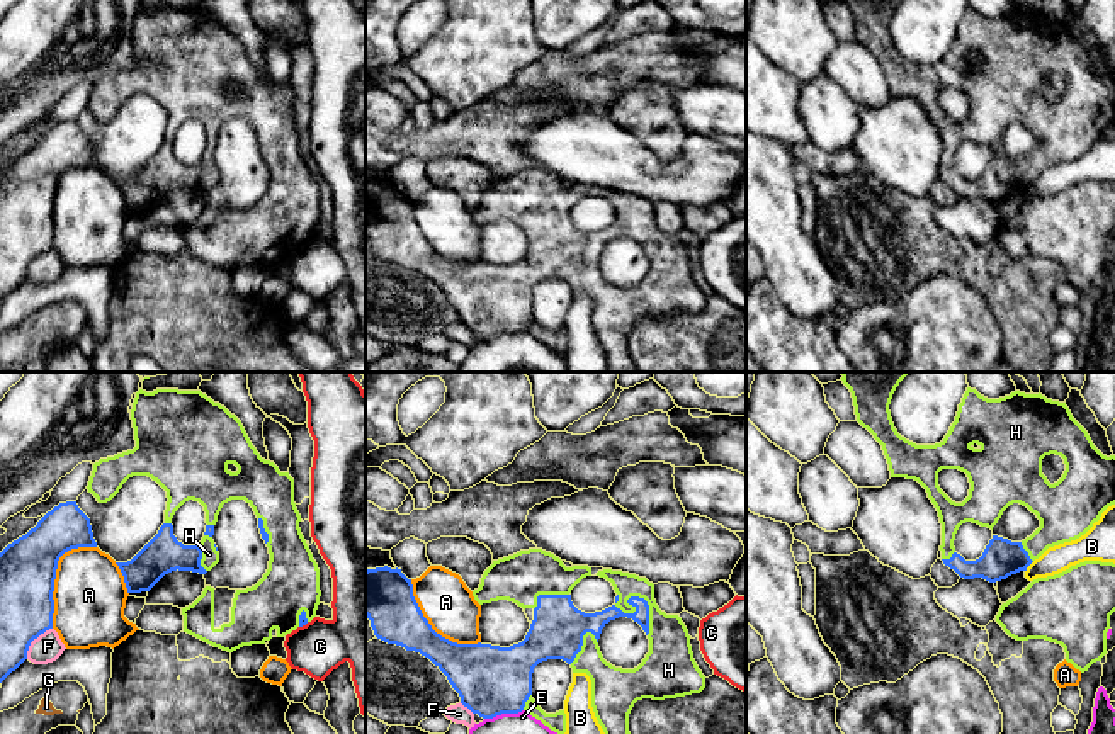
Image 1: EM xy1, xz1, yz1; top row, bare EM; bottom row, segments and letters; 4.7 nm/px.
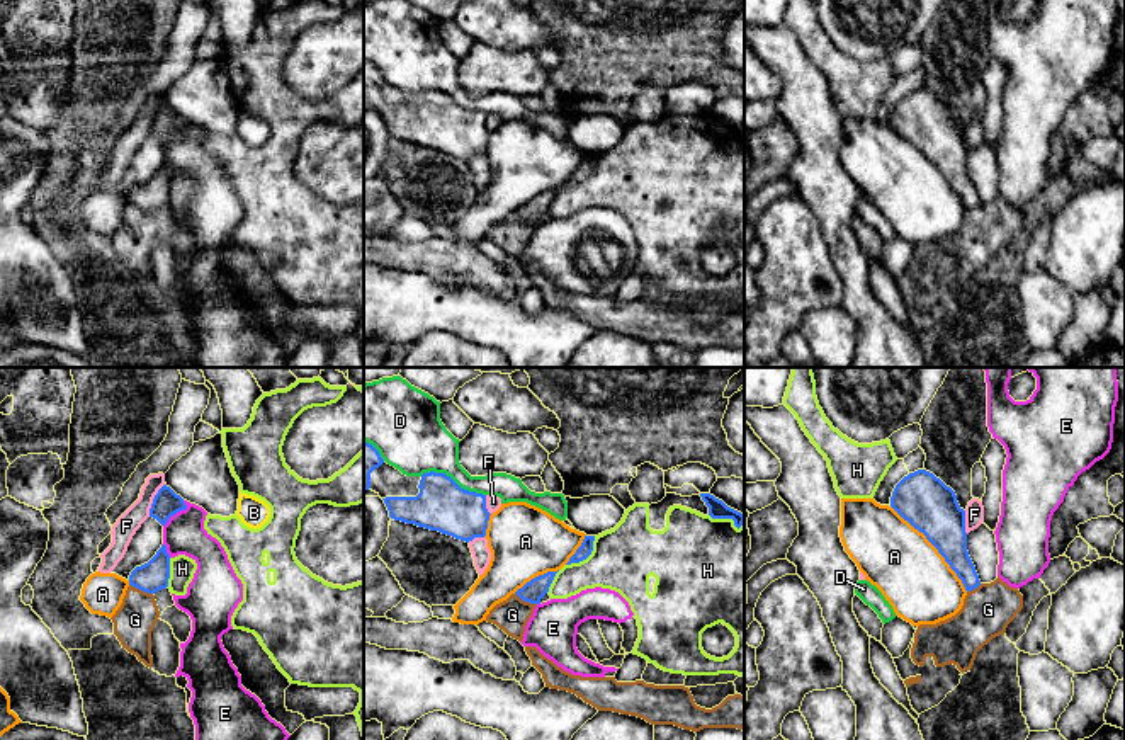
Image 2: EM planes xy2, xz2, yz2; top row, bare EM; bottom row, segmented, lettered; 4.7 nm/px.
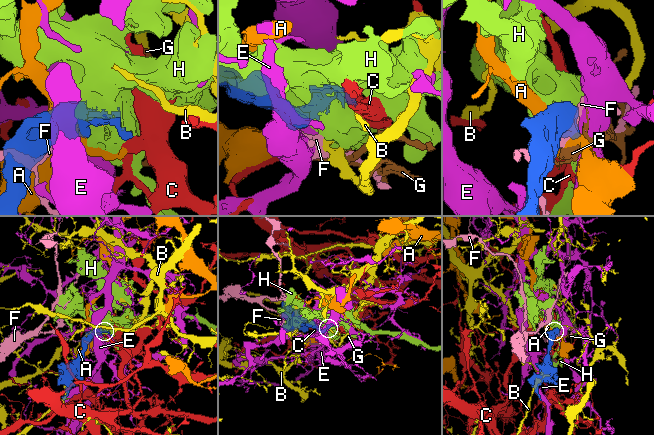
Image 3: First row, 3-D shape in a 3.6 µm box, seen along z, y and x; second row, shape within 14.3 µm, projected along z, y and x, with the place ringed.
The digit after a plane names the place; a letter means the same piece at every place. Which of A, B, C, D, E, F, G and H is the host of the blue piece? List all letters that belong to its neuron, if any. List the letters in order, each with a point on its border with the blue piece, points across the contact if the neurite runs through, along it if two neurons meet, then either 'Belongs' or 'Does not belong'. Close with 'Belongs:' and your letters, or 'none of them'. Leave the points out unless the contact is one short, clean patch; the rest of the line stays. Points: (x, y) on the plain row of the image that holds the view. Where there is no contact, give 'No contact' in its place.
A: Touches blue at xy1 (55, 194). Does not belong
B: Touches blue at yz1 (1029, 184). Does not belong
C: Touches blue at xy1 (303, 243). Boundary: xy1 (308, 242), (299, 247). Does not belong
D: Touches blue at xz2 (451, 97). Does not belong
E: Touches blue at xz1 (503, 332). Does not belong
F: Touches blue at xy1 (33, 259). Does not belong
G: Touches blue at xy2 (141, 208). Boundary: xy2 (130, 203), (152, 213). Does not belong
H: Touches blue at xz1 (633, 216). Belongs
Belongs: H

